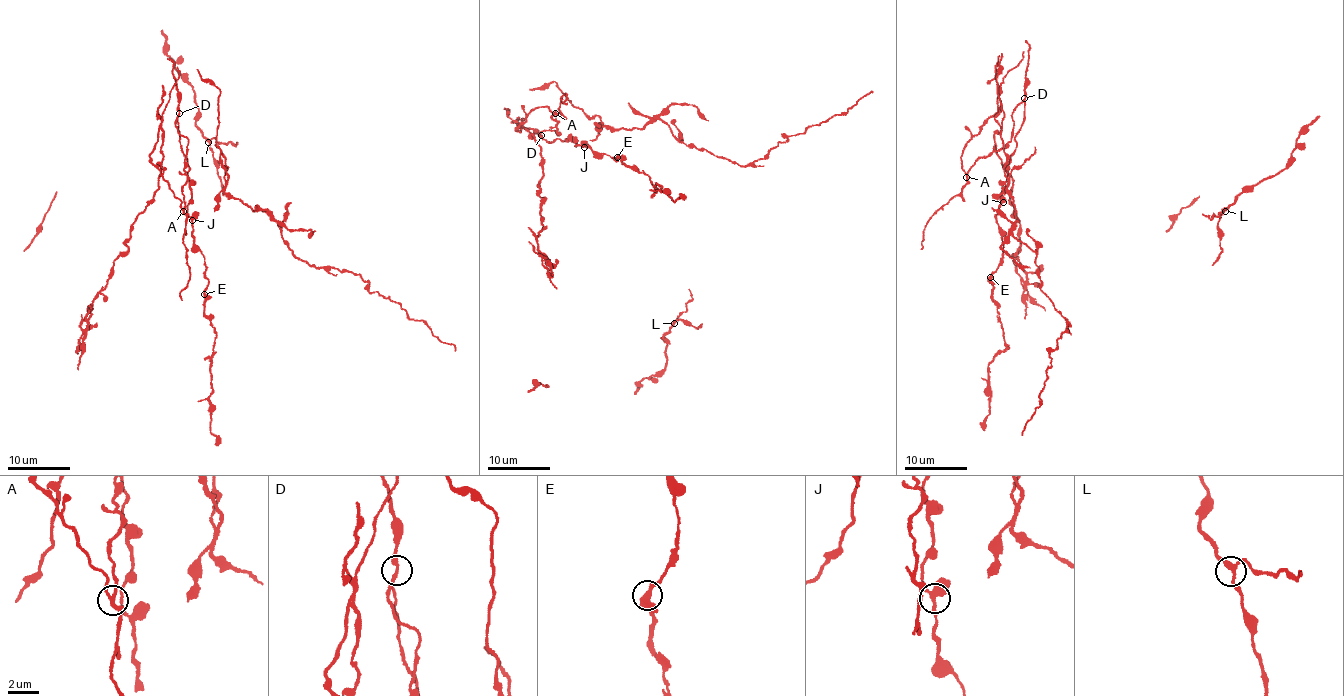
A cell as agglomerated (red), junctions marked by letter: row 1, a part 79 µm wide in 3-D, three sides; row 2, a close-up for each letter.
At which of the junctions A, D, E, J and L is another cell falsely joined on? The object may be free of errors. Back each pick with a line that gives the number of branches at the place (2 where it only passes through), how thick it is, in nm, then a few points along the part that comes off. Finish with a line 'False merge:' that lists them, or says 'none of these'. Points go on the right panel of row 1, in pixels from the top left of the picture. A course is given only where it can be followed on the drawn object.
A: branches 3; calibre 220 nm
False merge: A

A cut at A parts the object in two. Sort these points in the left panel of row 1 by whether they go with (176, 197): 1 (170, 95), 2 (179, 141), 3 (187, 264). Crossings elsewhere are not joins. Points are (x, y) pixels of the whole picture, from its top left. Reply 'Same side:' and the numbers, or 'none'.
Same side: 1, 3

